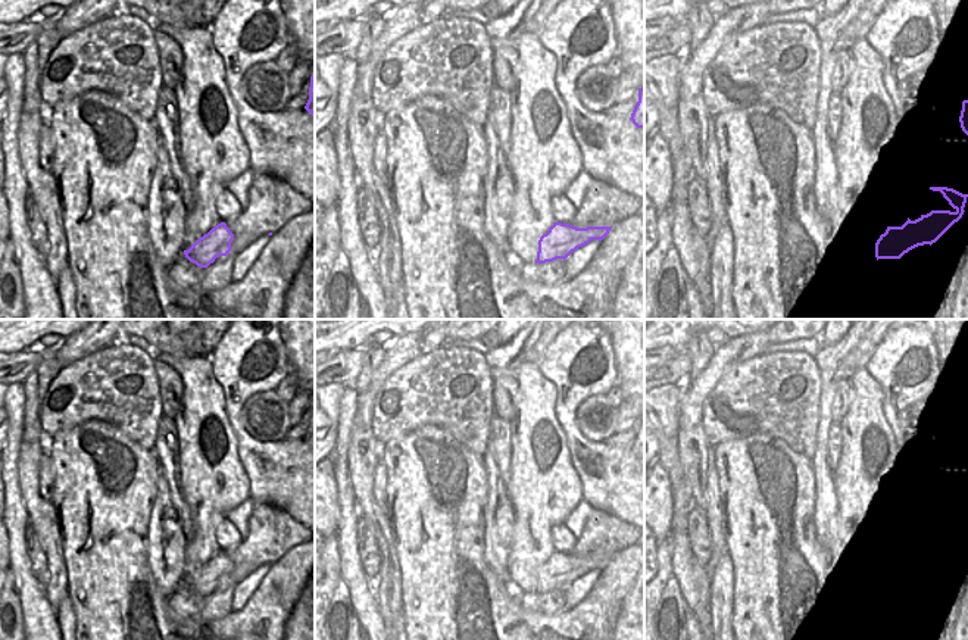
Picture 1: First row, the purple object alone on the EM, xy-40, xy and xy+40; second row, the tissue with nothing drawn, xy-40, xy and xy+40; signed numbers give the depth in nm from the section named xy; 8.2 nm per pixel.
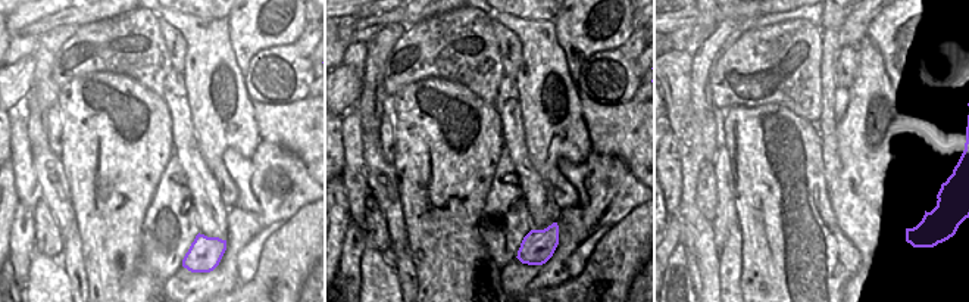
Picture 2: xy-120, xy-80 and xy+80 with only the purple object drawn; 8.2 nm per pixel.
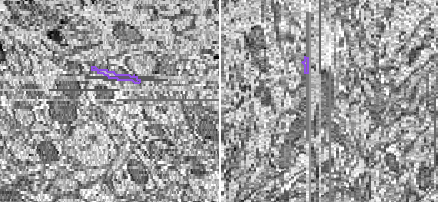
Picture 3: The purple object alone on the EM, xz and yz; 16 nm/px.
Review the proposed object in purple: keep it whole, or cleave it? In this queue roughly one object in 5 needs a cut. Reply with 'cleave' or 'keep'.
keep

